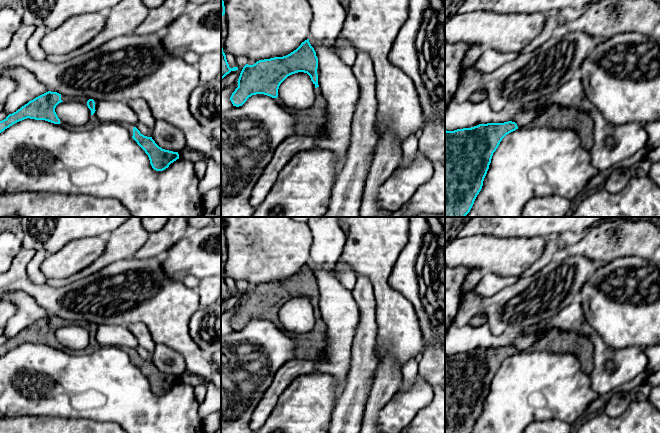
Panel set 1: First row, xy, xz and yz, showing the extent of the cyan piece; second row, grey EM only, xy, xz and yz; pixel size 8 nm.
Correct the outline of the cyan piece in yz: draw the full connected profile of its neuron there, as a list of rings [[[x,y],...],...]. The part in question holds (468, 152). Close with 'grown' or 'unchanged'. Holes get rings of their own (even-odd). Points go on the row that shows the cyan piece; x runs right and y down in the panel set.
[[[515,122],[479,124],[471,128],[445,130],[445,217],[465,217],[482,189],[493,153],[502,139],[518,129]]] | unchanged

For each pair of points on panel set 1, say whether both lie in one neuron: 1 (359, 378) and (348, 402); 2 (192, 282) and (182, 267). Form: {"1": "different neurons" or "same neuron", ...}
{"1": "same neuron", "2": "different neurons"}

